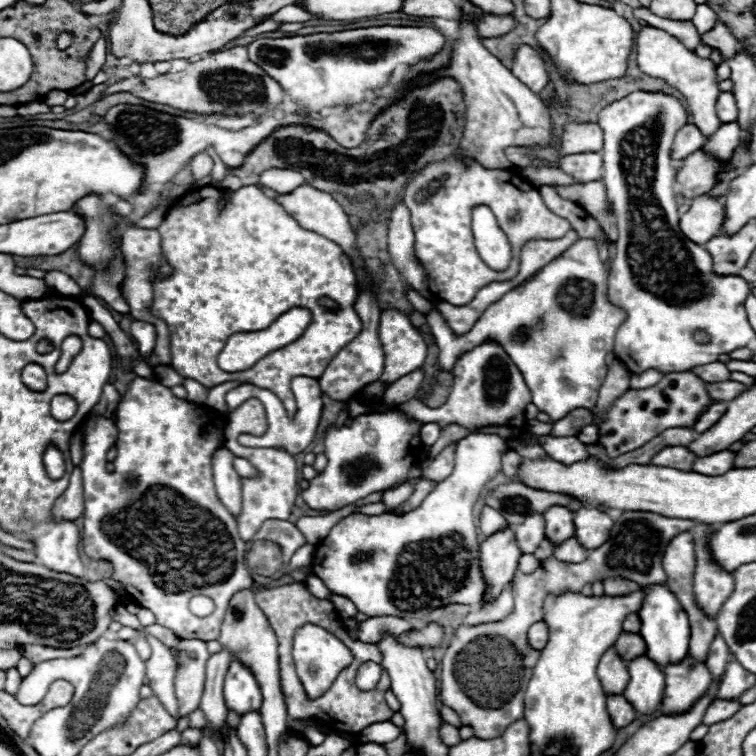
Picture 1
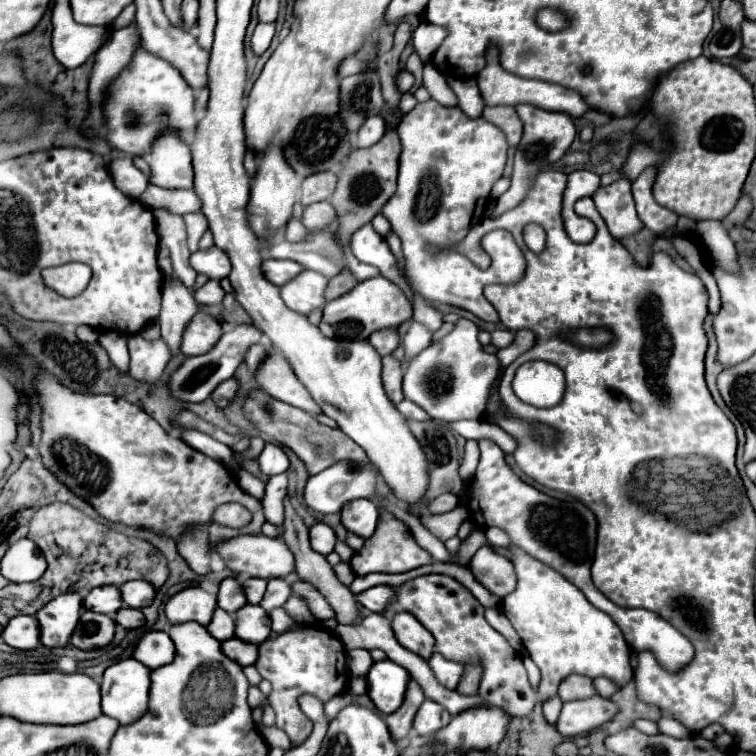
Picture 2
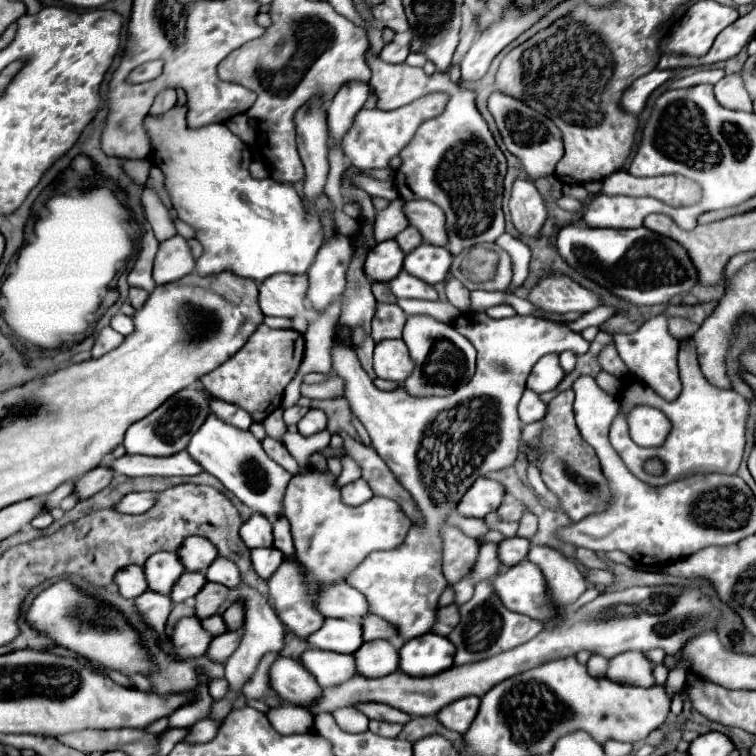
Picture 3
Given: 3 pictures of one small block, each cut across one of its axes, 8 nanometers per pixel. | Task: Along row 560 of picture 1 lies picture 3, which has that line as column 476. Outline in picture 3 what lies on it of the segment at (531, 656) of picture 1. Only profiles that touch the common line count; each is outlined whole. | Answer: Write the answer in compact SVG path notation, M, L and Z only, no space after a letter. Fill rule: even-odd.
M456 526L442 528L444 538L444 576L446 578L464 578L470 574L478 558L478 542L466 536ZM492 578L482 580L474 586L474 596L472 596L470 602L460 606L460 614L462 614L460 624L448 636L450 642L454 642L454 646L458 650L456 658L454 658L454 664L472 664L472 662L496 656L500 652L512 650L512 648L532 640L544 628L542 622L532 620L530 616L508 610L500 602L500 598L496 596L496 592L492 588Z

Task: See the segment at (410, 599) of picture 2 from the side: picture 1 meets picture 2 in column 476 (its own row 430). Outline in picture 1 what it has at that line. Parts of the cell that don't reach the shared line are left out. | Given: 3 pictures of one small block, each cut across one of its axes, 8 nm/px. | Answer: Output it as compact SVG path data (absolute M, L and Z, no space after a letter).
M690 370L684 372L670 372L660 380L660 384L644 390L628 390L608 412L606 420L598 420L600 440L598 446L606 448L608 456L620 456L632 452L634 448L644 446L652 436L668 428L690 428L696 424L698 416L712 404L708 396L706 382Z

